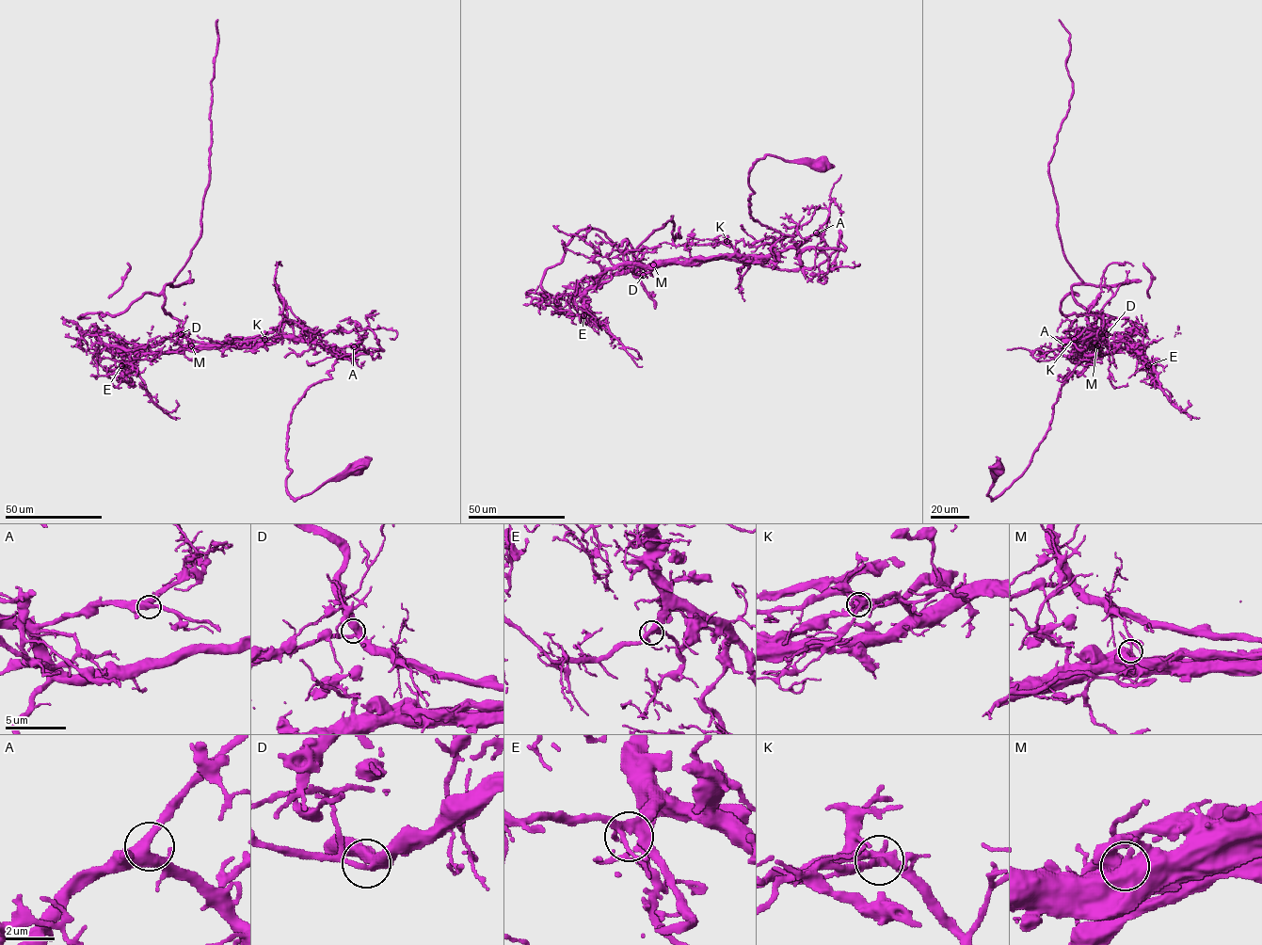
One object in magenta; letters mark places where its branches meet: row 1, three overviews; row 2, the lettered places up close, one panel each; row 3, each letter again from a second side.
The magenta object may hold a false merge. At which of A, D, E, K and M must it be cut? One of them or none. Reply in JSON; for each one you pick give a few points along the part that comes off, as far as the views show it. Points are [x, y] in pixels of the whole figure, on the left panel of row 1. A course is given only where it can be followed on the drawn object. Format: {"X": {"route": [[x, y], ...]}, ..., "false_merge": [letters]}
{"M": {"route": [[191, 345], [179, 321], [163, 309], [164, 286], [188, 259], [201, 228], [209, 179], [217, 19]]}, "false_merge": ["M"]}

